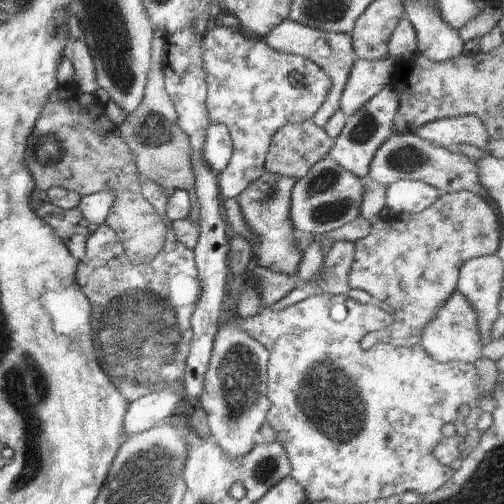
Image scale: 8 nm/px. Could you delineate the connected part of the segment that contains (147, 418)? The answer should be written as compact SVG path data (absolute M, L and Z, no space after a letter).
M182 379L167 384L166 388L158 392L147 393L130 402L123 420L125 437L144 432L156 424L168 420L174 413L176 404L182 400L184 394Z

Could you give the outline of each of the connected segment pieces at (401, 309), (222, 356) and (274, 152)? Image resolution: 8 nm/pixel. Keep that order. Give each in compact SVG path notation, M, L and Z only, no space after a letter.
M367 184L363 190L359 214L371 224L366 238L354 242L355 256L346 288L369 292L376 302L384 302L395 309L394 322L390 325L390 344L409 346L421 342L422 329L436 314L449 296L457 290L460 267L474 257L496 254L499 247L500 224L494 210L476 193L458 191L441 193L426 210L417 213L400 213L382 218L379 212L385 200L385 187Z
M222 318L213 342L212 354L204 379L204 390L196 402L206 411L210 436L233 461L236 457L244 456L252 450L255 444L254 434L265 422L267 412L272 406L267 395L268 349L249 334L242 332L235 320L236 318Z
M312 120L300 123L286 123L272 135L265 156L265 170L285 177L302 178L316 162L328 156L334 142L335 138L330 138L326 131L316 126Z

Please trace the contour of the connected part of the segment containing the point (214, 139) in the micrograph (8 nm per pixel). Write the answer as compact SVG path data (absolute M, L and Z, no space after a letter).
M222 123L208 127L204 145L204 158L211 170L219 174L230 162L233 153L233 142L229 130Z

